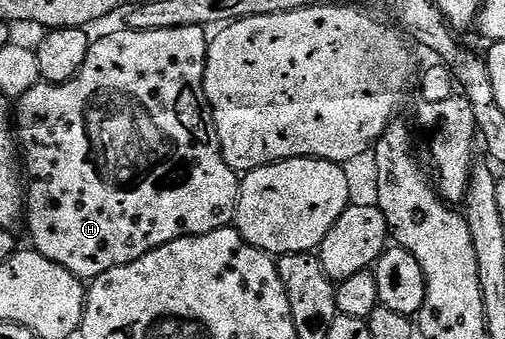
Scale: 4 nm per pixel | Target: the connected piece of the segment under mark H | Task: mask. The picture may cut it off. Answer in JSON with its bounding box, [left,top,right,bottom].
[16,27,239,281]

